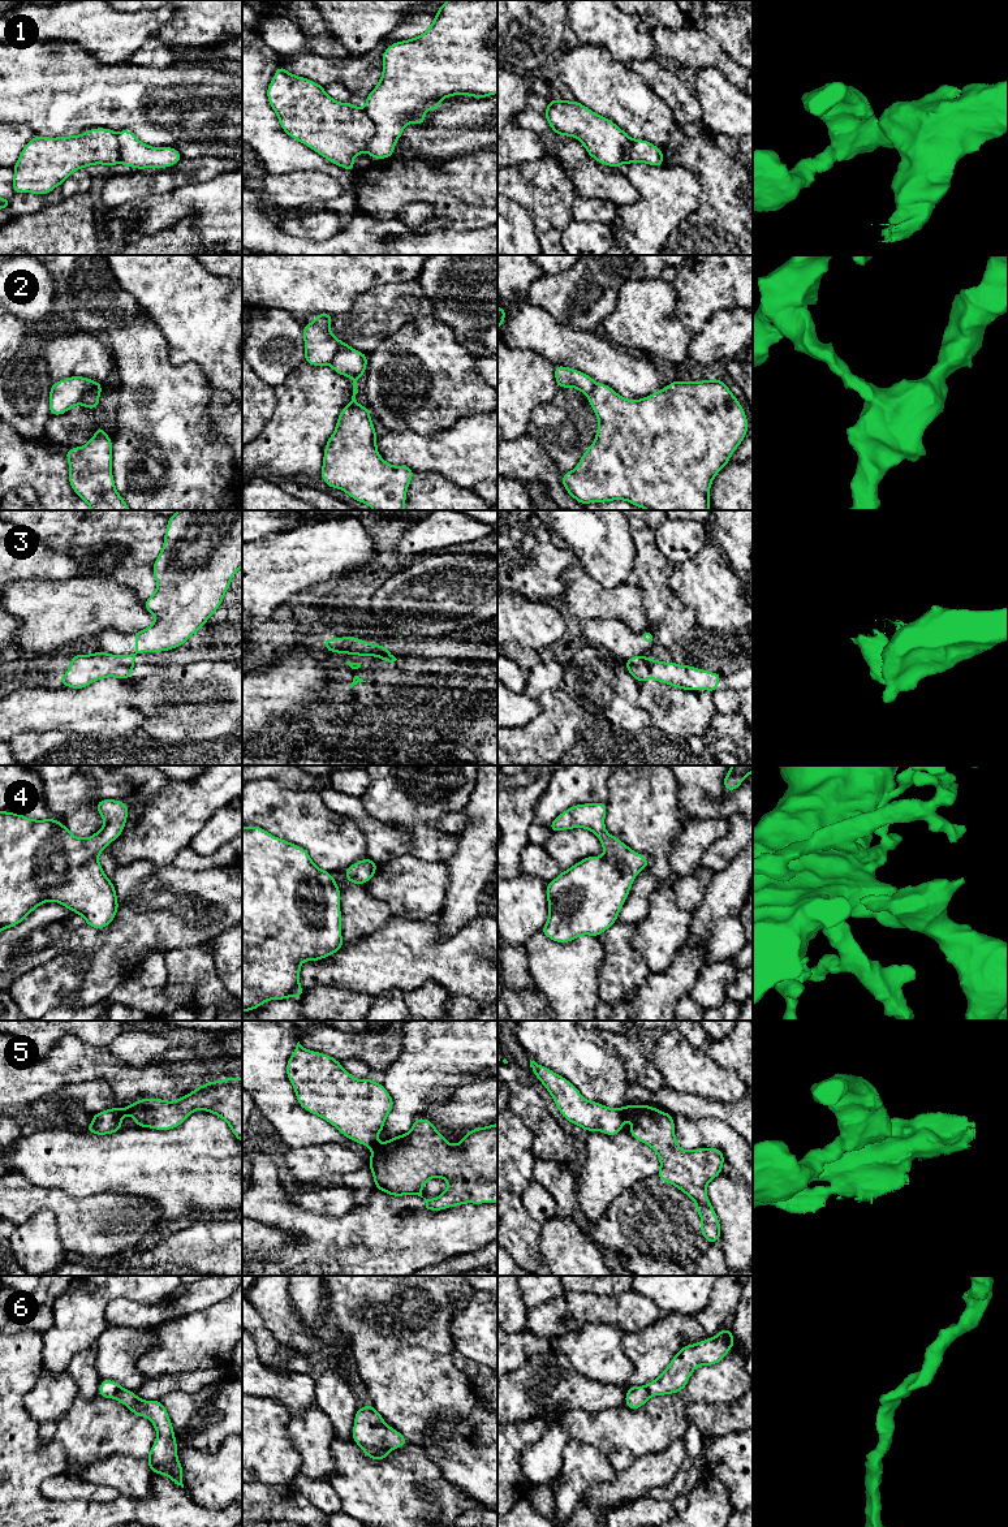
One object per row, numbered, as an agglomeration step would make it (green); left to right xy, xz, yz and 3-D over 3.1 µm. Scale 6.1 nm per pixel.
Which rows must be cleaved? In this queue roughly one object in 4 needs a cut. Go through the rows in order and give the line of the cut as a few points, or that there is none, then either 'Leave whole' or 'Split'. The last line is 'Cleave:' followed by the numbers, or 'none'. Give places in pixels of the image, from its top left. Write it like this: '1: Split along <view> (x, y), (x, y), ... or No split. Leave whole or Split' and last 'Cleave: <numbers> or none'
1: Split along xz (364, 108), (375, 129), (375, 134), (369, 141), (366, 150). Split
2: Split along xy (100, 387), (87, 391), (80, 401). Split
3: Split along xy (126, 655), (132, 656). Split
4: No split. Leave whole
5: Split along yz (621, 1109), (625, 1118). Split
6: No split. Leave whole
Cleave: 1, 2, 3, 5

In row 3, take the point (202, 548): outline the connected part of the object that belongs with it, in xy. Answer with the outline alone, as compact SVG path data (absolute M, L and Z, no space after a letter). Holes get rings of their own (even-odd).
M178 510L172 514L168 519L163 549L152 568L158 587L145 601L145 608L155 616L155 622L143 630L133 631L137 650L128 656L161 652L182 646L216 612L231 586L232 575L241 568L242 510Z

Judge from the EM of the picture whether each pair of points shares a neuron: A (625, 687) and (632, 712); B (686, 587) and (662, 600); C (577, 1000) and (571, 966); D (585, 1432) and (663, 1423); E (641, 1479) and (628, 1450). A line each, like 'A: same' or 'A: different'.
A: same
B: different
C: same
D: same
E: different

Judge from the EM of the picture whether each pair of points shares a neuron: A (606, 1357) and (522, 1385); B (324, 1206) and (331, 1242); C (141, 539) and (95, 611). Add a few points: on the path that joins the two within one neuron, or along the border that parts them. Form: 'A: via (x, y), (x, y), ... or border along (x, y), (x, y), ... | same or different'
A: border along (551, 1349), (563, 1354), (584, 1376), (599, 1383) | different
B: border along (296, 1206), (335, 1216), (343, 1216), (354, 1208) | different
C: border along (85, 576), (108, 577), (128, 586), (138, 599) | different

